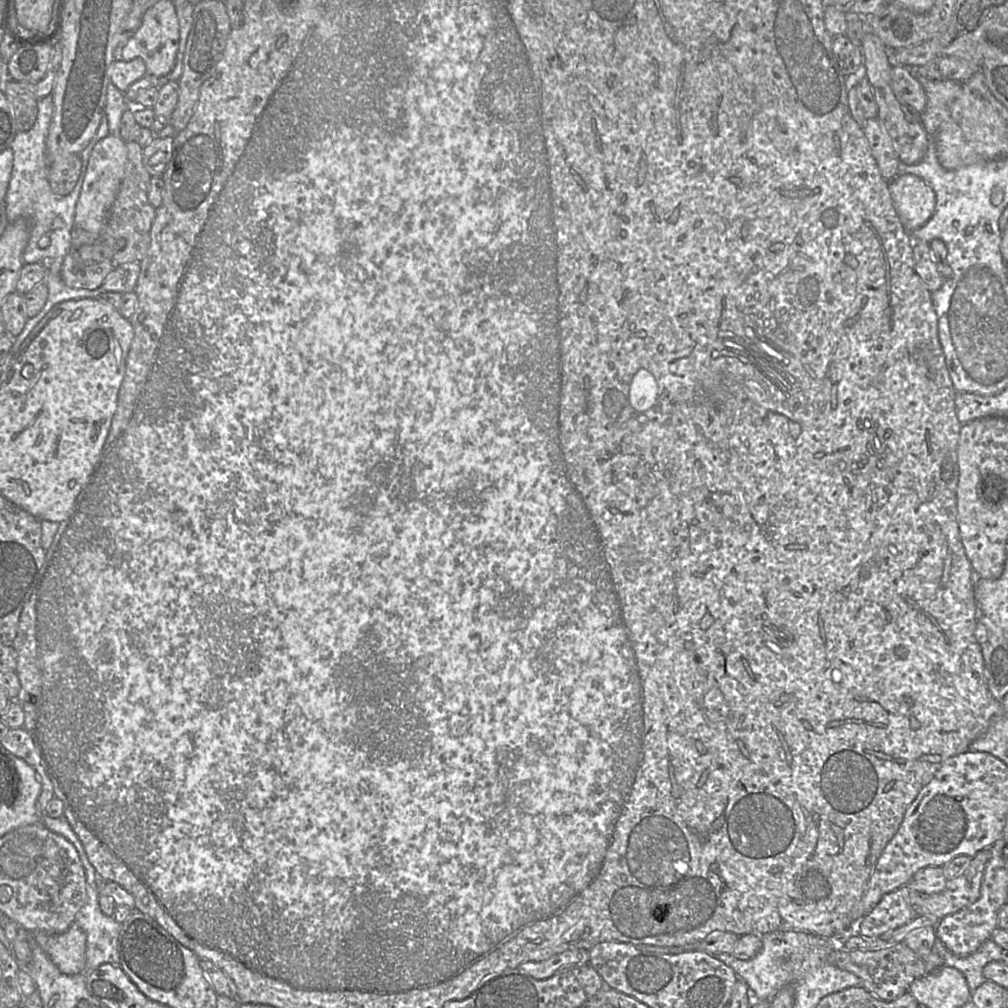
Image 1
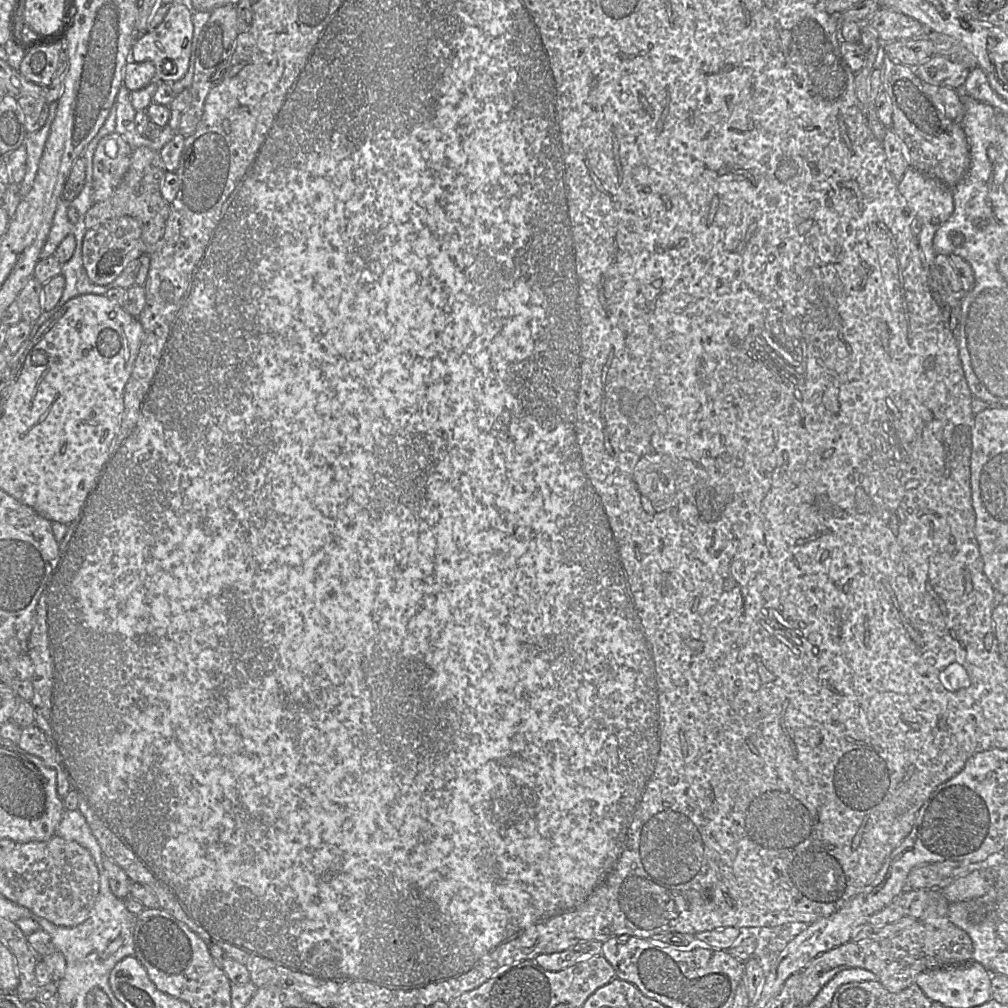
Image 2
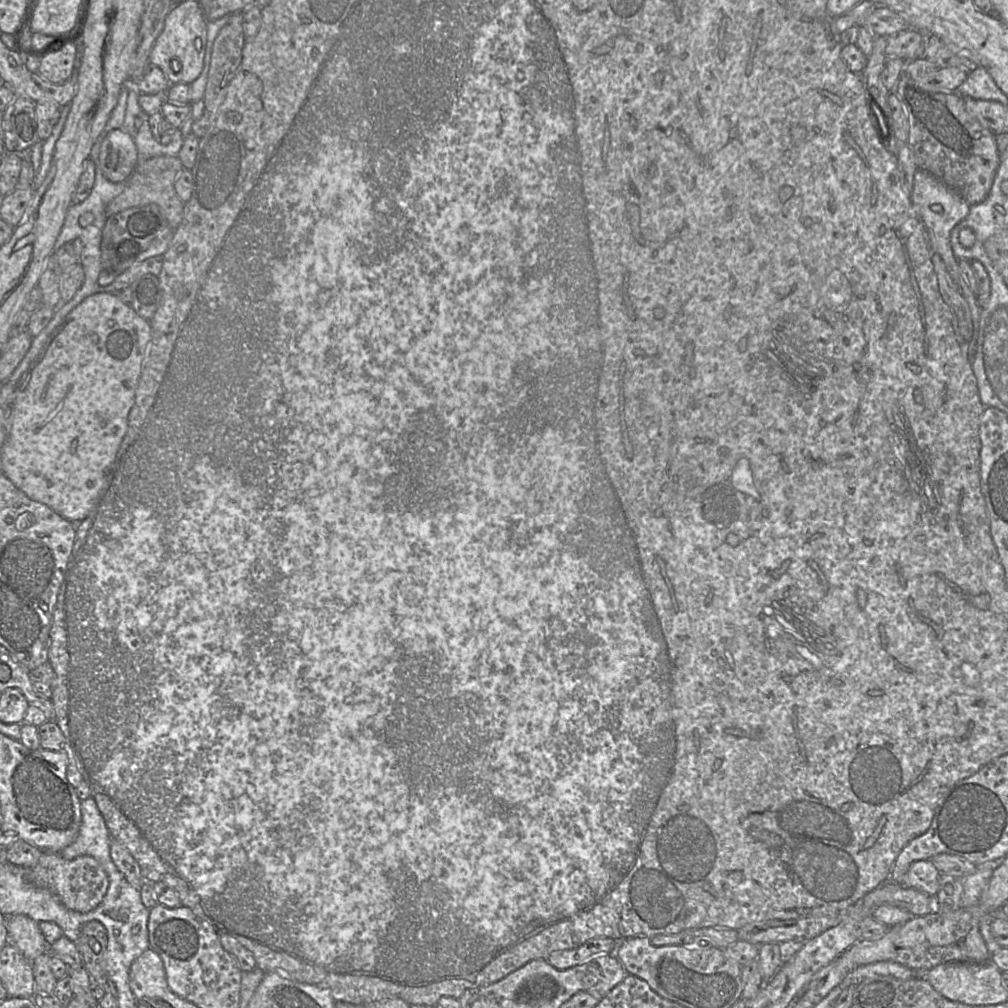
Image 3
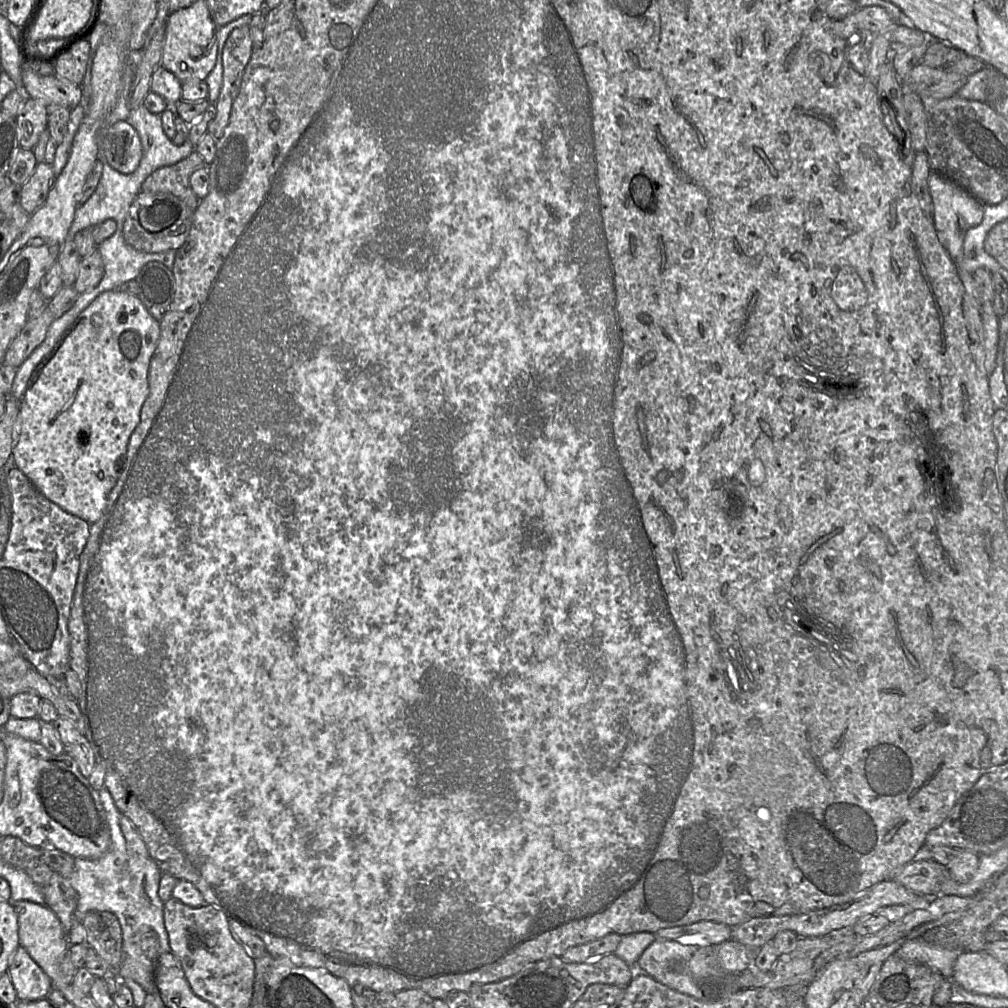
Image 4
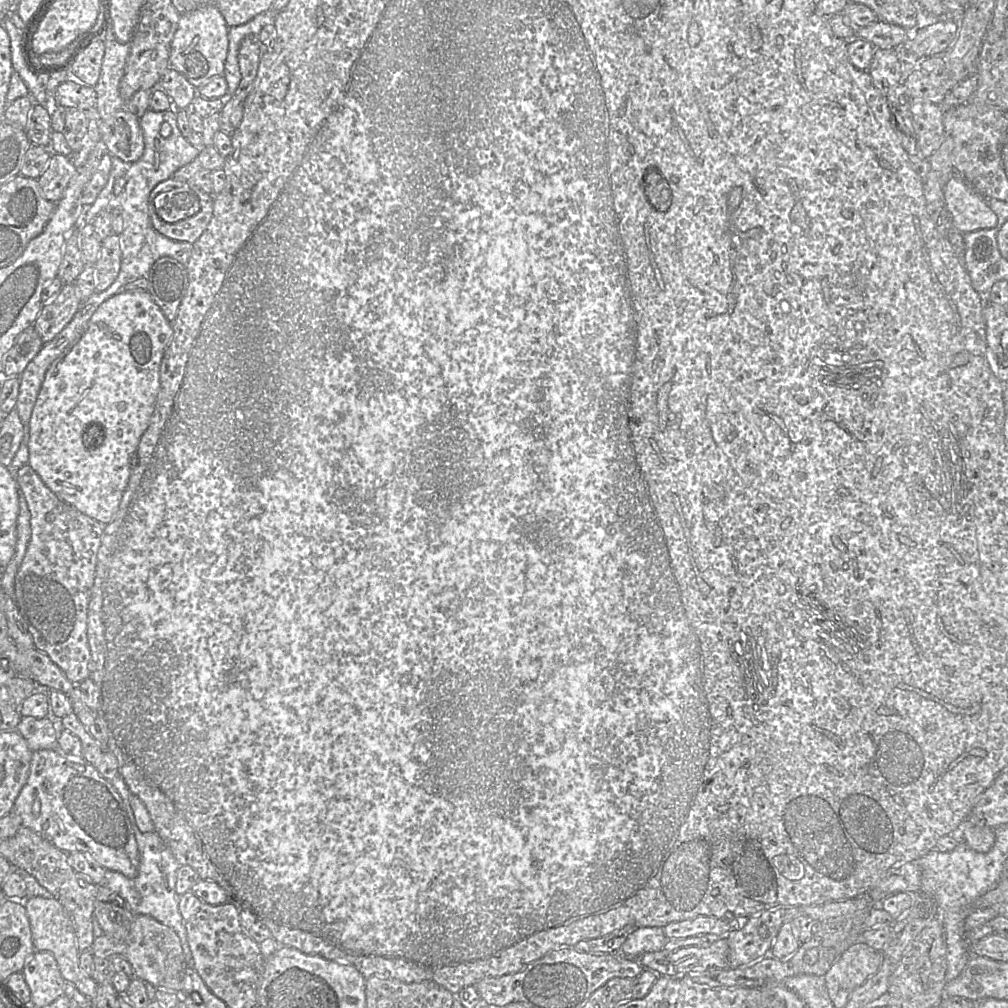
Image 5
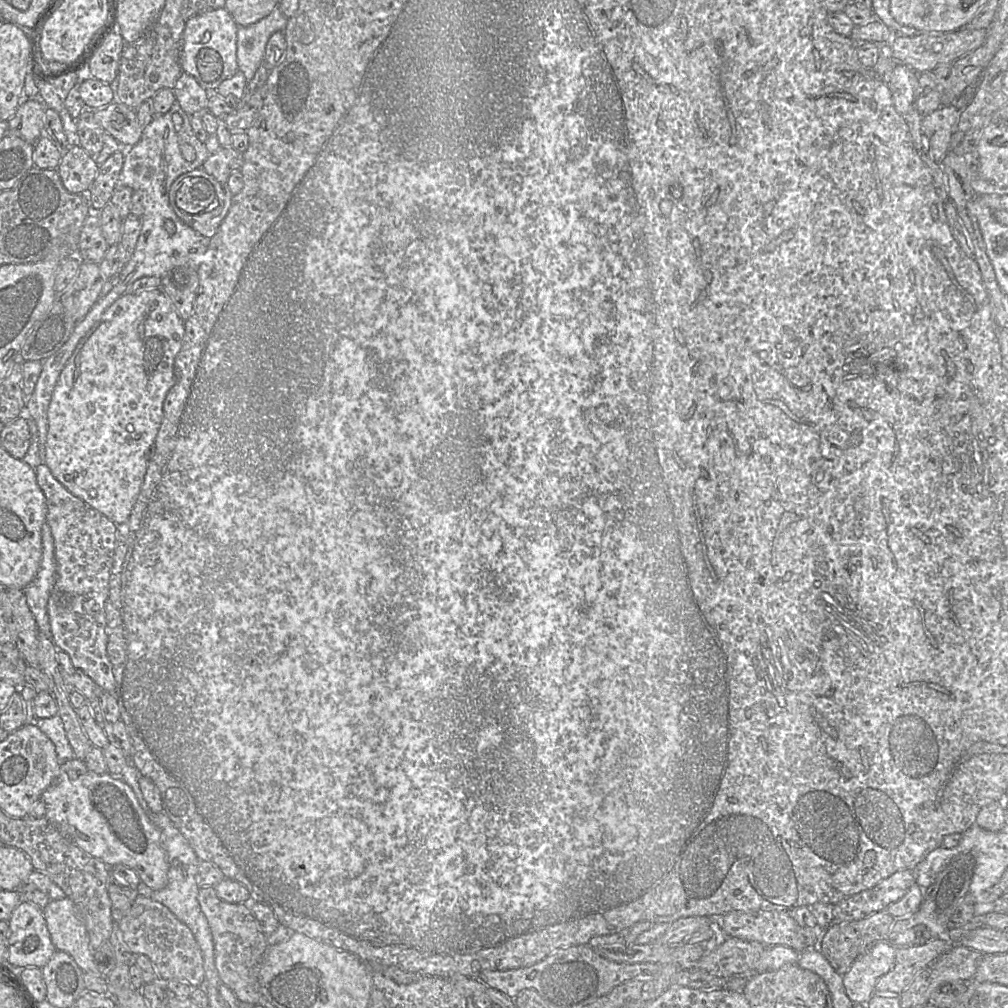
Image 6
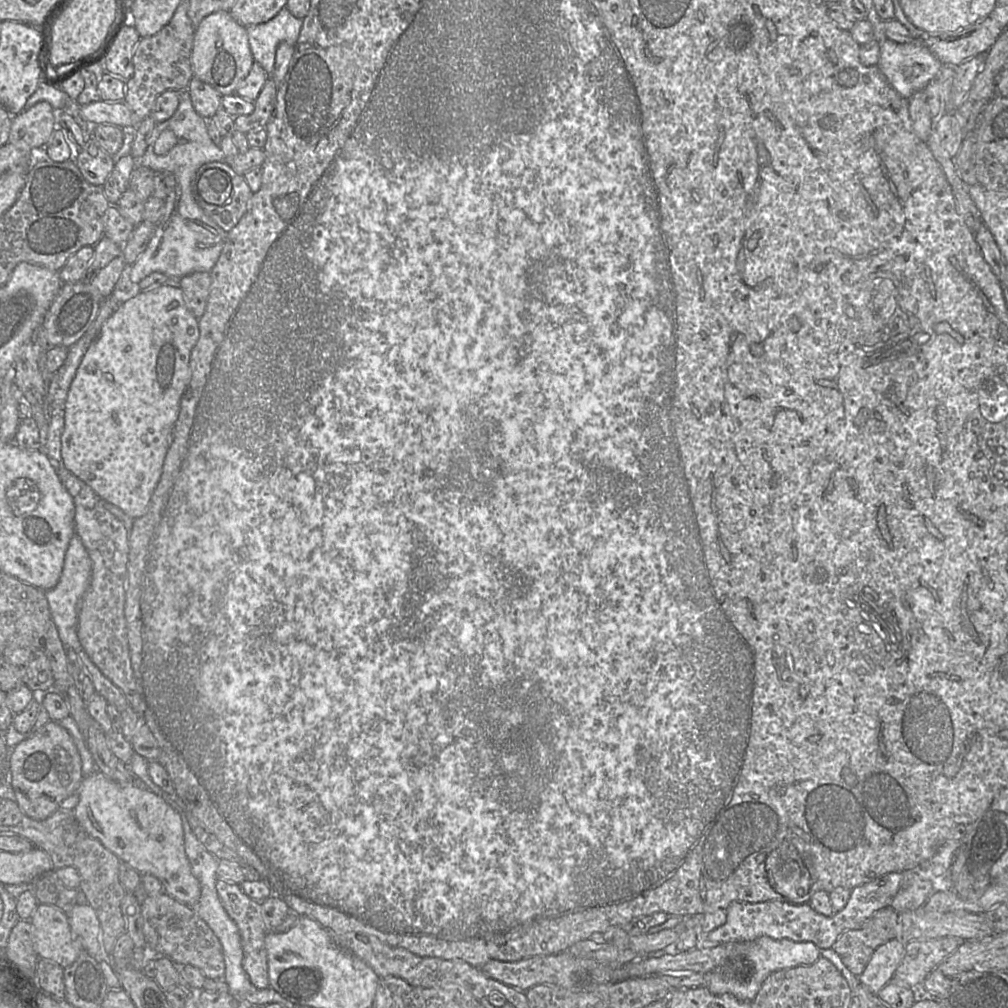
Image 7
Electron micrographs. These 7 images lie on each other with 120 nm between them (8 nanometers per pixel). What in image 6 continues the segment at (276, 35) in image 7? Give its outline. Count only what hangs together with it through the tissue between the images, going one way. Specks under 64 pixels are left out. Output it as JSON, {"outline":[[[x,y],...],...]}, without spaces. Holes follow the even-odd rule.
{"outline":[[[276,7],[268,16],[249,26],[238,26],[237,63],[238,71],[250,81],[263,64],[265,47],[270,36],[283,32],[288,18]]]}

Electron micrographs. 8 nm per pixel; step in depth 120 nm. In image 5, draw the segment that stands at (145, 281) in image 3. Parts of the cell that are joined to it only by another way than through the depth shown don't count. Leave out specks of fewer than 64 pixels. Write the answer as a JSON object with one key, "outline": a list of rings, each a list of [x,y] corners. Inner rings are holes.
{"outline":[[[161,257],[151,265],[146,279],[154,303],[173,321],[188,287],[186,266],[172,257]]]}

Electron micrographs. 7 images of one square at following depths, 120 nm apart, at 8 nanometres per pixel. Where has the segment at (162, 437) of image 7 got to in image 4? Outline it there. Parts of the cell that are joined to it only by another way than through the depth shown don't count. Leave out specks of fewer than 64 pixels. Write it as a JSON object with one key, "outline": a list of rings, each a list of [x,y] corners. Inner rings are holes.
{"outline":[[[105,291],[94,299],[60,336],[52,351],[33,372],[19,401],[19,429],[17,430],[17,441],[12,451],[15,467],[21,470],[47,499],[90,524],[107,518],[119,498],[132,468],[132,463],[128,462],[128,442],[139,423],[141,408],[148,395],[149,364],[159,337],[159,321],[152,317],[137,295],[119,291]]]}

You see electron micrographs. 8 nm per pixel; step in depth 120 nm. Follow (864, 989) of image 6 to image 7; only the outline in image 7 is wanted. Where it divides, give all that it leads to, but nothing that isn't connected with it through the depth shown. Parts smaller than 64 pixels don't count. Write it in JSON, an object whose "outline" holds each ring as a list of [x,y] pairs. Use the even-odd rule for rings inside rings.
{"outline":[[[899,939],[890,940],[879,946],[859,976],[860,983],[869,992],[877,994],[892,981],[904,955],[905,944]]]}

